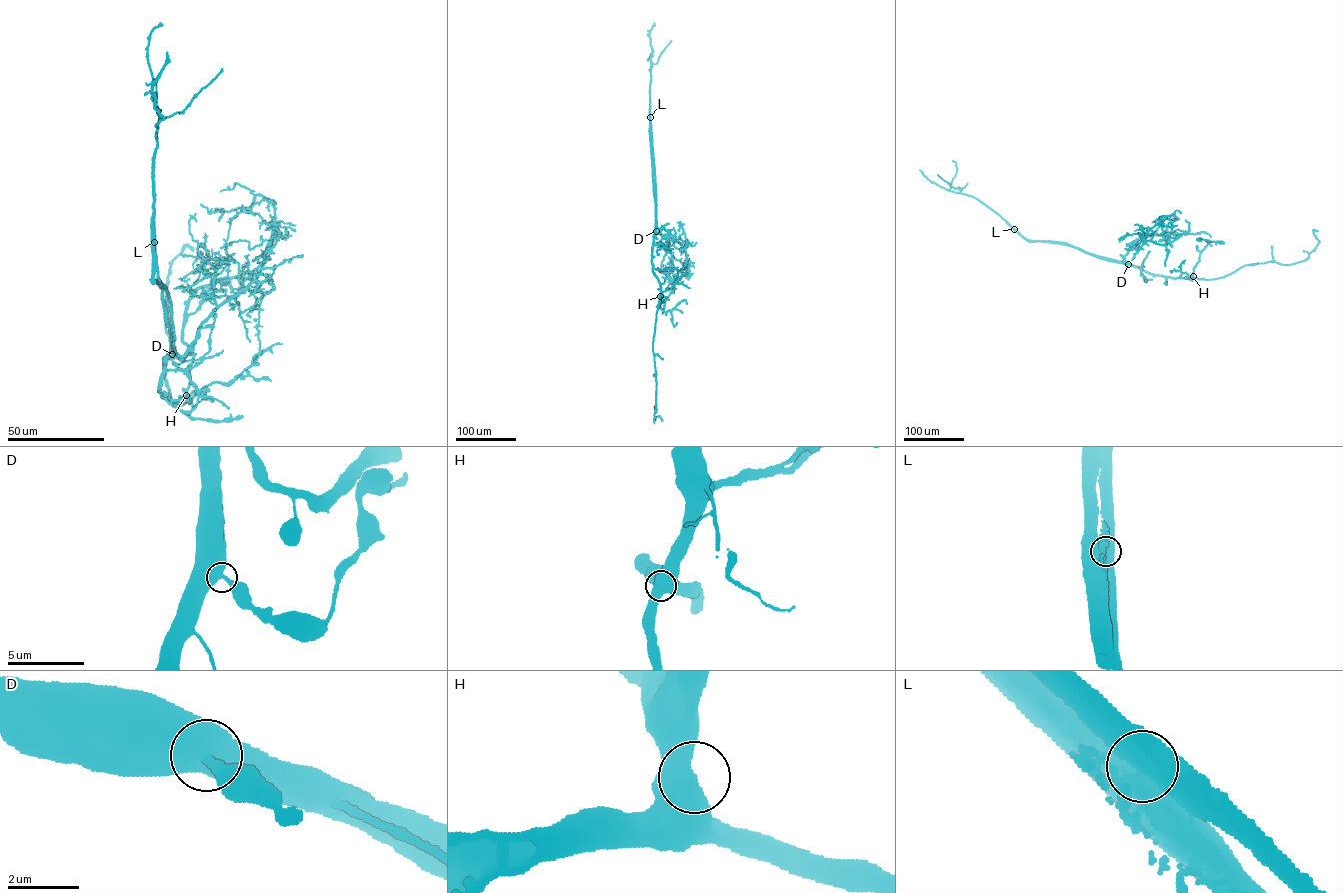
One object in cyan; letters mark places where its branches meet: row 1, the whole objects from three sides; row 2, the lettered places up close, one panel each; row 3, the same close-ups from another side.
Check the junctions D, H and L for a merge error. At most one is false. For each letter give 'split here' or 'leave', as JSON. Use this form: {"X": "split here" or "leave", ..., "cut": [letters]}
{"D": "leave", "H": "leave", "L": "split here", "cut": ["L"]}

